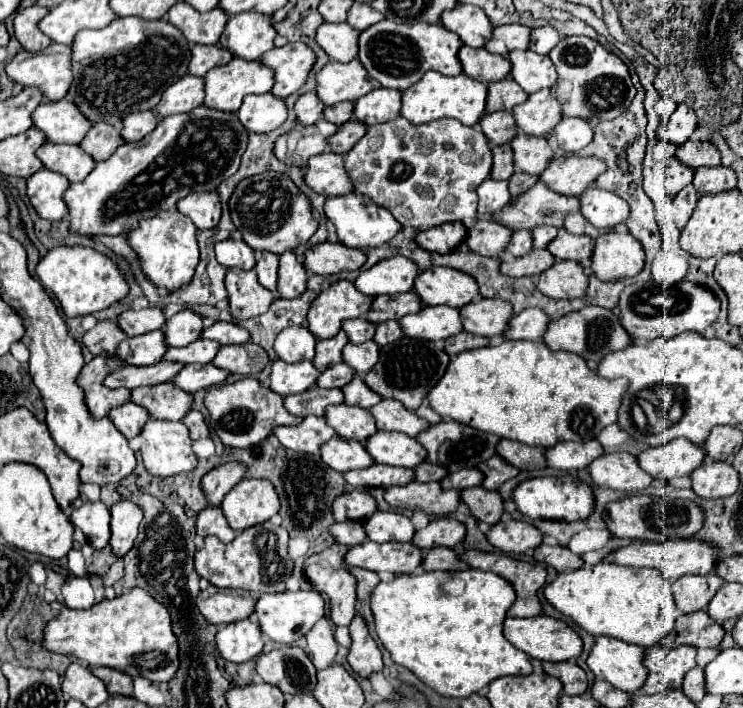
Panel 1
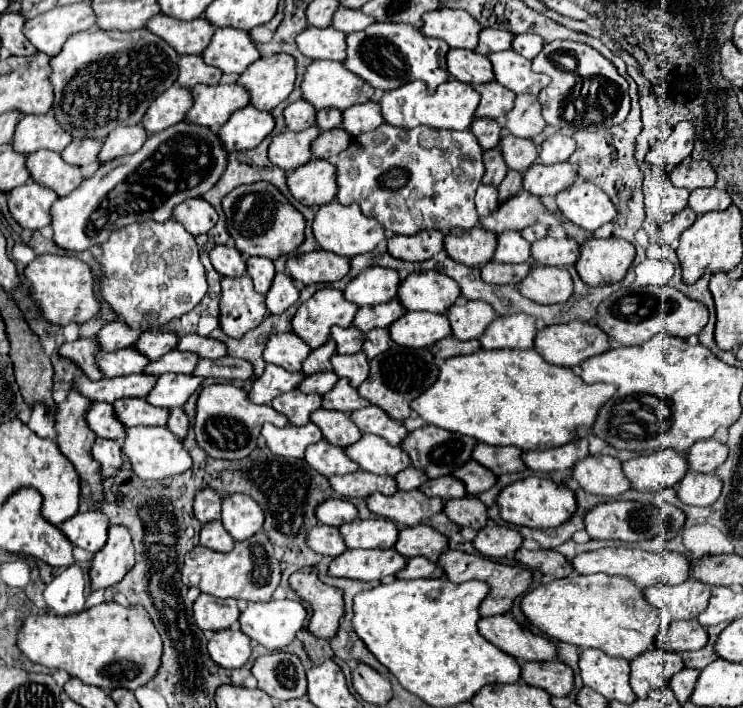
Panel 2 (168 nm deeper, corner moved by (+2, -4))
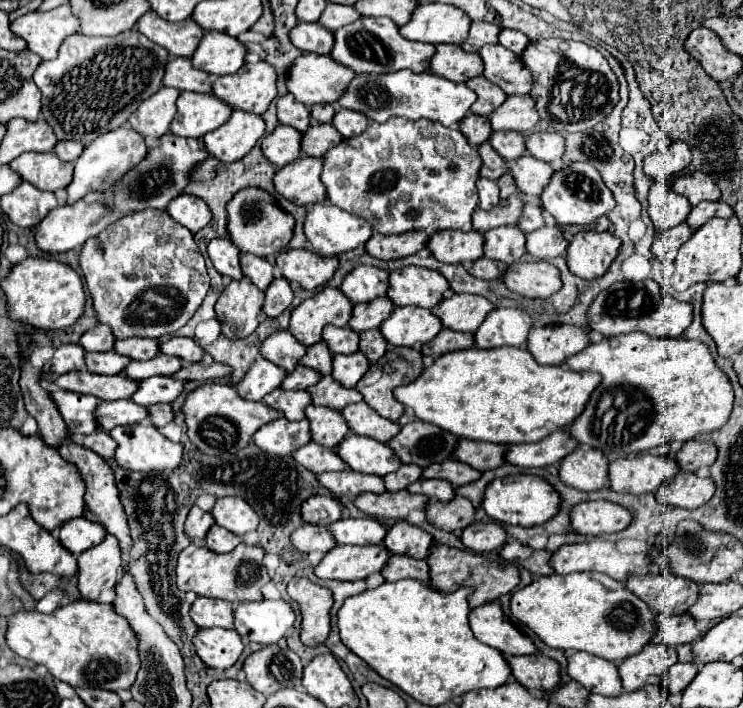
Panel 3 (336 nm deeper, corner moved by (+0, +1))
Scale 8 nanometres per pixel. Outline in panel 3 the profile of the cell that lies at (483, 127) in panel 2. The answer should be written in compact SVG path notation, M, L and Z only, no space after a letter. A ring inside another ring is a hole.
M468 113L462 121L460 121L460 131L466 135L466 139L470 141L472 147L482 145L484 141L488 141L490 133L492 133L492 125L488 121L488 117L480 117L474 113Z

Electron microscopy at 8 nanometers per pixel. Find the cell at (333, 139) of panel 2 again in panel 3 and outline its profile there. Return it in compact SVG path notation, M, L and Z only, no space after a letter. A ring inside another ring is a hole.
M310 125L306 133L302 133L302 153L310 157L322 157L330 147L338 145L342 135L330 125Z

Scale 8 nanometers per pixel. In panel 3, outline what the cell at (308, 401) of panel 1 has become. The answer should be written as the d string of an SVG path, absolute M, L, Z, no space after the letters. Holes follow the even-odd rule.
M274 389L262 401L272 409L282 411L288 421L304 419L304 409L312 403L308 391L282 391L282 389Z

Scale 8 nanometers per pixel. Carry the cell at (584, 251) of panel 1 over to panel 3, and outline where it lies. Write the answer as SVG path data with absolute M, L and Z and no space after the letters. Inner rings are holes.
M542 227L526 235L526 251L536 259L566 255L568 241L560 227Z

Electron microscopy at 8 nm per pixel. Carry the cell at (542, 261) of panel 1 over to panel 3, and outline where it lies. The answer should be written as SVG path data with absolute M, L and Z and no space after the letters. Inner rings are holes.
M480 257L474 261L474 265L470 267L470 273L478 279L484 279L484 277L502 277L506 271L506 265L500 263L500 261L492 261L492 259L486 259L486 257Z

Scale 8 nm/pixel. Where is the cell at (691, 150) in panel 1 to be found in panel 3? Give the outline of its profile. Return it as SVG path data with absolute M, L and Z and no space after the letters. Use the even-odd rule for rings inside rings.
M706 173L678 177L672 183L672 191L678 195L684 195L690 201L690 205L698 205L700 201L718 201L720 199L718 185Z

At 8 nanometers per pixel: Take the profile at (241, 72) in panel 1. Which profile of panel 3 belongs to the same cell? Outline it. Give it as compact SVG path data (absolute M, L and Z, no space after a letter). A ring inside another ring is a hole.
M180 93L176 107L178 107L178 111L174 115L174 121L170 123L170 133L178 135L178 137L194 137L194 139L202 139L212 129L218 129L224 121L228 121L228 117L232 113L230 107L226 107L222 101L218 101L216 97L210 97L206 93Z

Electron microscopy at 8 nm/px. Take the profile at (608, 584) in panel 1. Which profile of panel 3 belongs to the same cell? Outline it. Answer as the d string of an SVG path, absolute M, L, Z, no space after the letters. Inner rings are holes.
M552 573L540 577L512 595L510 609L548 647L586 651L614 663L640 653L656 631L654 611L640 597L626 591L624 583L604 573Z

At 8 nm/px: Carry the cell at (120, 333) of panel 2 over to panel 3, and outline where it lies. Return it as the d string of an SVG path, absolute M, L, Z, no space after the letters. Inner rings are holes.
M96 325L92 329L88 329L78 345L82 345L82 349L86 353L92 353L92 351L110 351L114 347L114 335L110 331L108 325Z

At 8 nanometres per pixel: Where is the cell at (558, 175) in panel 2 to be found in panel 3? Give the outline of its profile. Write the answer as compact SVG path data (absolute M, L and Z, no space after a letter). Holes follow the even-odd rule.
M530 155L518 157L516 163L510 167L510 171L516 181L516 187L524 195L540 195L542 189L548 185L550 175L554 173L554 169L548 163L538 161Z

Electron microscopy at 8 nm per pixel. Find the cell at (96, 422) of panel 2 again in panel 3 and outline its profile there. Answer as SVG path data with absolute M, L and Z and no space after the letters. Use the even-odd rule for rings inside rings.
M54 391L50 393L50 399L54 399L54 405L62 415L70 433L90 435L98 431L98 425L94 419L94 407L98 405L96 397L86 397L70 391Z

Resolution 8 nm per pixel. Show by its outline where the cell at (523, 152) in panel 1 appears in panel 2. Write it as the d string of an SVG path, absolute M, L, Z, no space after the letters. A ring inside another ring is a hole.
M516 136L502 138L500 150L502 150L506 166L520 174L524 174L524 170L528 170L528 166L532 166L538 158L536 144L532 140L524 140L524 138L516 138Z

